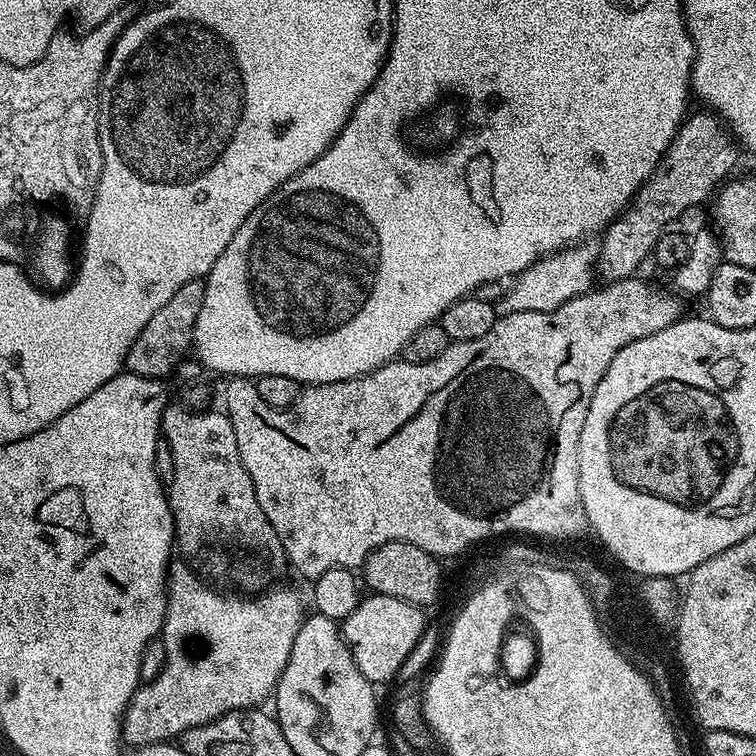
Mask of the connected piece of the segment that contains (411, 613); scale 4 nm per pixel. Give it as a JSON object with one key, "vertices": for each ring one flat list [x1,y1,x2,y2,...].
{"vertices":[[368,594,343,620,344,640,348,643,354,662,373,686,380,686,383,680,395,677,402,662,406,662,406,654,410,654,410,650,418,646,418,638,422,638,426,627,424,612,421,605,411,604,402,598]]}

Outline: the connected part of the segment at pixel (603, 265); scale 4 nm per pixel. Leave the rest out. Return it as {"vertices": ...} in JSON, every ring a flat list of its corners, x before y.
{"vertices":[[693,111,680,125,650,178,636,191,631,204,599,237,601,240,598,243,595,271,601,281,635,277,644,259,653,255,658,238,664,235,669,226,675,225,682,210,703,205,729,179,728,171,735,166,736,159,742,156,738,141,726,130,724,121,715,112,703,111]]}

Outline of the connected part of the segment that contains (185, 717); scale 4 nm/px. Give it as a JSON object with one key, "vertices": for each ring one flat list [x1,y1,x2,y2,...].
{"vertices":[[176,563,168,566,168,605,162,629,166,662,158,678,141,683,128,703,122,721,122,740,128,746,168,742,222,714,263,705,263,700,275,693,282,670,286,670,290,650,294,650,294,638,298,638,298,630,306,619,304,604,292,588,269,586,259,594,227,596,211,588,216,586,197,575,191,564]]}

